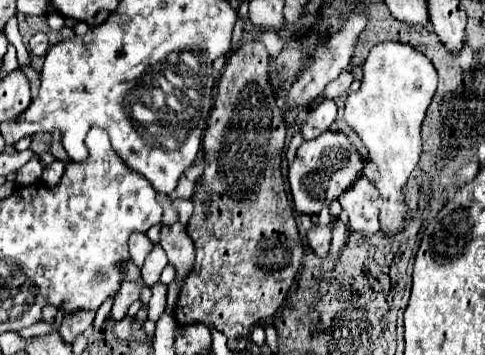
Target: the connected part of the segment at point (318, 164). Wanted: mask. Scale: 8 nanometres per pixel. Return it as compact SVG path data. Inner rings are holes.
M327 130L315 140L305 140L297 150L293 164L289 166L289 184L295 210L311 216L319 214L321 208L329 206L333 198L337 198L343 190L347 190L361 172L363 172L361 156L343 134Z

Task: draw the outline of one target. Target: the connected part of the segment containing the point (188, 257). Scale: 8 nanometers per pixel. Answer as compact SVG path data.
M181 222L163 226L161 246L167 252L169 262L177 270L175 280L169 284L169 296L167 296L167 310L173 312L175 304L179 300L179 290L187 278L187 270L193 270L193 266L195 266L195 248L193 248L193 240L189 238L189 234L185 232L185 226Z

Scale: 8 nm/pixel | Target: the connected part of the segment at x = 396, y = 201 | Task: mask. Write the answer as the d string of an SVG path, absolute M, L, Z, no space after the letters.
M385 40L371 48L363 64L361 88L349 94L345 102L345 122L363 140L369 152L369 162L373 162L379 172L379 178L375 180L375 186L383 200L379 210L379 222L389 236L397 234L405 226L401 188L405 186L409 174L419 162L419 130L435 90L437 70L433 68L433 62L423 52L417 52L417 48L413 48L411 44Z

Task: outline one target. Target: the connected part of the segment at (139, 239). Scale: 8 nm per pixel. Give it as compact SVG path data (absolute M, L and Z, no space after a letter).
M133 232L133 236L129 236L129 254L139 268L143 266L149 250L151 250L151 240L147 238L145 232Z

